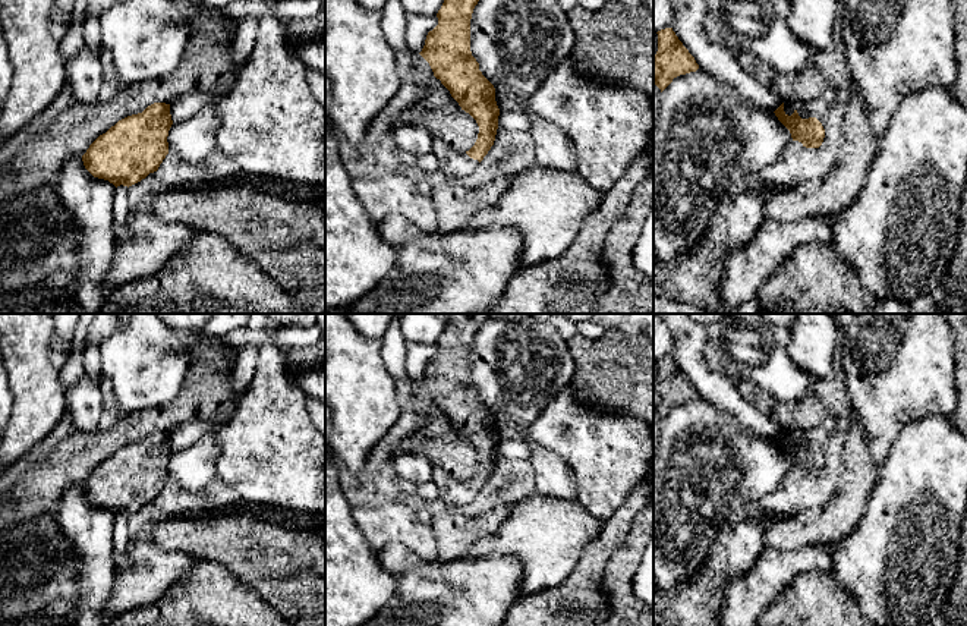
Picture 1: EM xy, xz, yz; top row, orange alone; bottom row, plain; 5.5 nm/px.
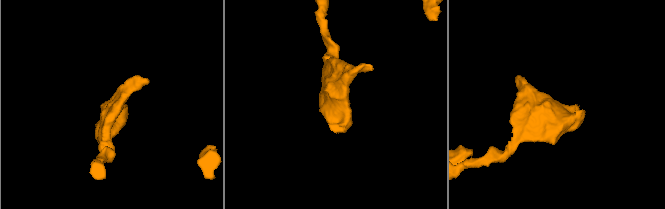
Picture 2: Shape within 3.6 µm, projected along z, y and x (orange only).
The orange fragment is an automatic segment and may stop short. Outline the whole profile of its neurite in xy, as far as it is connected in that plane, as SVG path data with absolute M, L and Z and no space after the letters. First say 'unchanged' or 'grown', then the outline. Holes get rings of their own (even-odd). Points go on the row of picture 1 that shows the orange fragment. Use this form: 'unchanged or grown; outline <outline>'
unchanged; outline M154 103L100 135L82 155L84 166L94 177L129 188L158 170L171 125L170 104Z

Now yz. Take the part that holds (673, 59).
unchanged; outline M673 28L661 29L656 34L658 51L653 56L653 85L662 92L674 78L696 72L699 65Z

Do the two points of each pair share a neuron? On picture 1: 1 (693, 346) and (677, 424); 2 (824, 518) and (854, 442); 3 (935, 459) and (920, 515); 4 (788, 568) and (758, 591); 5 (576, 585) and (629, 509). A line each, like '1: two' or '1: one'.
1: two
2: one
3: one
4: one
5: one

